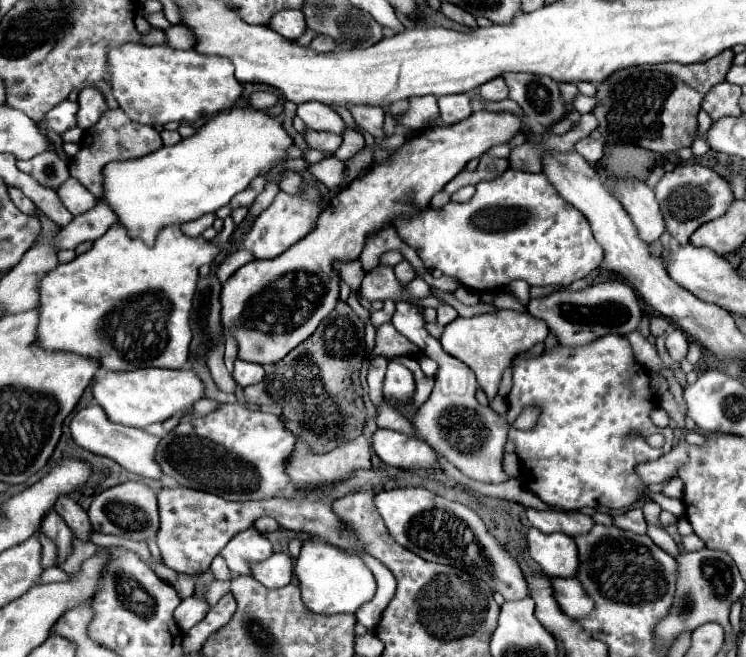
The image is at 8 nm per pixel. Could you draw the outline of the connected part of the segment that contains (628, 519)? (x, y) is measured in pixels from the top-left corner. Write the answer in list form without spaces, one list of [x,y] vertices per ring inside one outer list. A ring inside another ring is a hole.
[[[629,509],[627,513],[613,517],[613,523],[615,523],[619,529],[627,529],[627,531],[633,531],[633,533],[637,533],[637,535],[645,535],[645,533],[647,533],[647,523],[645,523],[645,519],[643,519],[641,509]]]

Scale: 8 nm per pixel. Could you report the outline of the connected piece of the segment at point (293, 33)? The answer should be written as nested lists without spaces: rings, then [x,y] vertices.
[[[289,9],[289,11],[279,11],[277,15],[273,15],[269,27],[287,39],[299,39],[303,35],[303,31],[307,29],[307,23],[305,23],[305,15],[301,11]]]

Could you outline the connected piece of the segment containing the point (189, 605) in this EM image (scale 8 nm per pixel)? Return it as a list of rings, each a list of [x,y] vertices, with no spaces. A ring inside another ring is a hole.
[[[189,597],[189,599],[183,599],[175,609],[175,619],[183,631],[189,631],[195,623],[199,623],[207,615],[207,611],[209,611],[209,605],[203,599]]]

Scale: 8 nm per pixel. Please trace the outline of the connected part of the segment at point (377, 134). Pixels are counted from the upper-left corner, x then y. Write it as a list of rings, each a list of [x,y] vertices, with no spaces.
[[[351,107],[349,109],[355,123],[365,129],[367,133],[371,133],[375,139],[385,139],[387,135],[383,133],[383,117],[385,111],[381,107]]]

